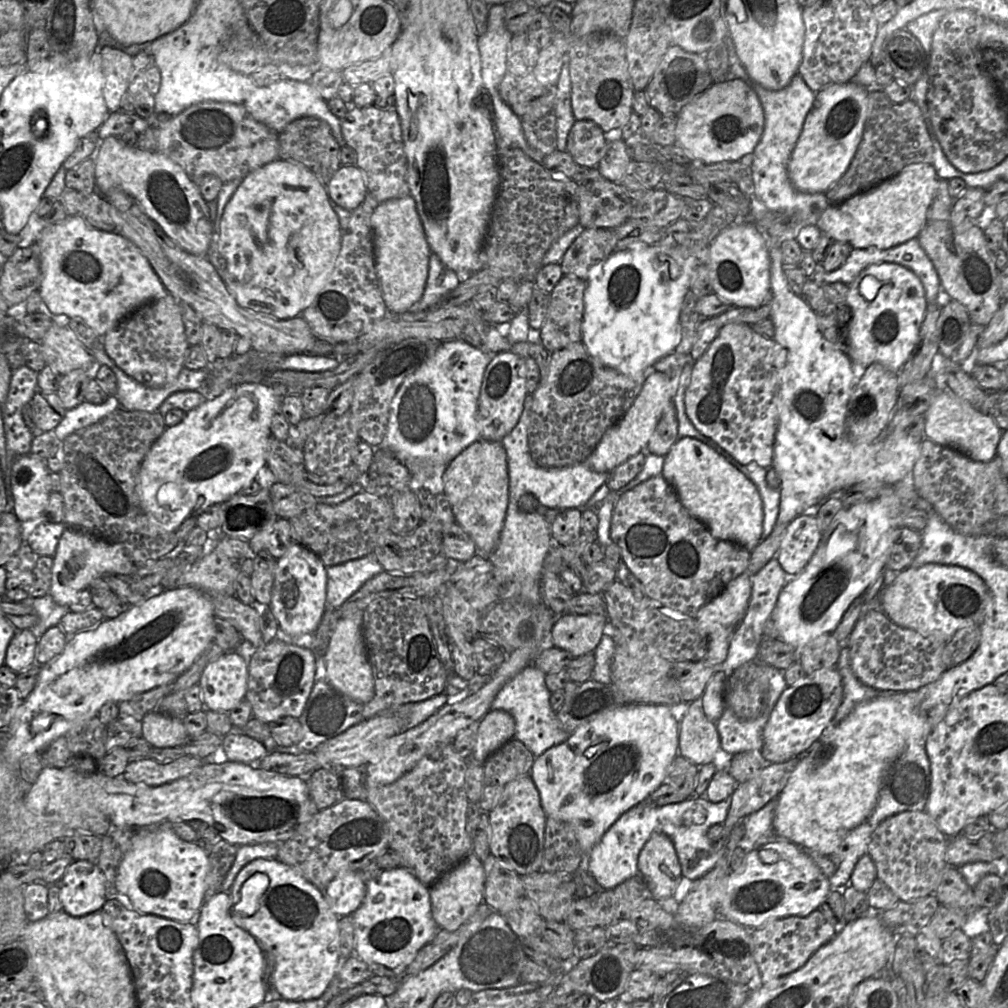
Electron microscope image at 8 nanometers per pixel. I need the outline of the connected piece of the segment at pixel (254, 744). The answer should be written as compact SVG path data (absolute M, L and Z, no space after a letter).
M231 732L222 738L221 754L231 762L251 764L267 756L264 744L239 732Z

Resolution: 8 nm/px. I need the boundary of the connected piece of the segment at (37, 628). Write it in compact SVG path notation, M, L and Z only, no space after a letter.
M50 594L40 598L28 597L22 603L31 607L38 616L38 623L30 629L37 639L49 628L57 626L62 617L69 612L68 607L57 604Z

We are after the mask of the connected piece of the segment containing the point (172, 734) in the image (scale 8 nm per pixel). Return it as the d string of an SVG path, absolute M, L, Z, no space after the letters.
M152 711L142 720L142 737L153 747L182 746L188 733L182 720Z

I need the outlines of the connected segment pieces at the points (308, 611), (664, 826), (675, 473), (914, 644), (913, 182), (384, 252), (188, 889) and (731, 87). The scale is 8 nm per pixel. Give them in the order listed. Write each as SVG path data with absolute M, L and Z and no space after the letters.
M295 542L277 560L268 609L285 634L296 637L317 629L325 609L326 569L317 555Z
M705 796L689 797L683 802L668 804L662 807L649 807L638 804L622 814L605 832L600 841L588 853L587 857L584 857L584 866L603 890L612 889L625 880L639 874L638 857L641 850L654 832L661 832L667 835L673 842L683 877L695 882L712 870L717 861L726 854L726 848L721 836L716 842L711 842L707 837L707 832L711 826L725 822L729 808L729 799L719 803L712 803Z
M678 438L665 456L662 476L673 487L683 506L700 520L713 537L735 542L749 551L760 543L763 532L764 511L760 493L754 483L726 458L702 441Z
M881 609L860 615L845 645L854 675L878 691L916 691L946 671L942 659L946 642L897 625Z
M911 164L896 176L871 190L856 194L841 204L830 204L819 217L816 226L835 242L844 242L853 249L890 249L917 238L928 220L928 210L935 198L939 178L932 164Z
M411 195L379 203L371 216L375 270L382 297L389 312L402 314L423 296L431 250Z
M161 823L156 826L143 826L139 828L136 834L132 837L130 848L123 856L118 870L115 881L115 887L117 890L117 897L120 901L129 909L134 909L138 912L142 912L145 914L157 915L163 918L168 918L171 920L175 920L181 923L187 923L191 920L191 918L195 915L199 910L201 911L201 907L204 904L204 895L207 888L207 876L210 870L209 865L209 857L207 852L197 843L194 842L186 842L182 840L173 830L167 825L167 823Z
M730 74L723 82L714 82L686 104L677 114L676 139L693 162L714 164L739 161L752 154L765 125L765 115L757 93L745 81Z

